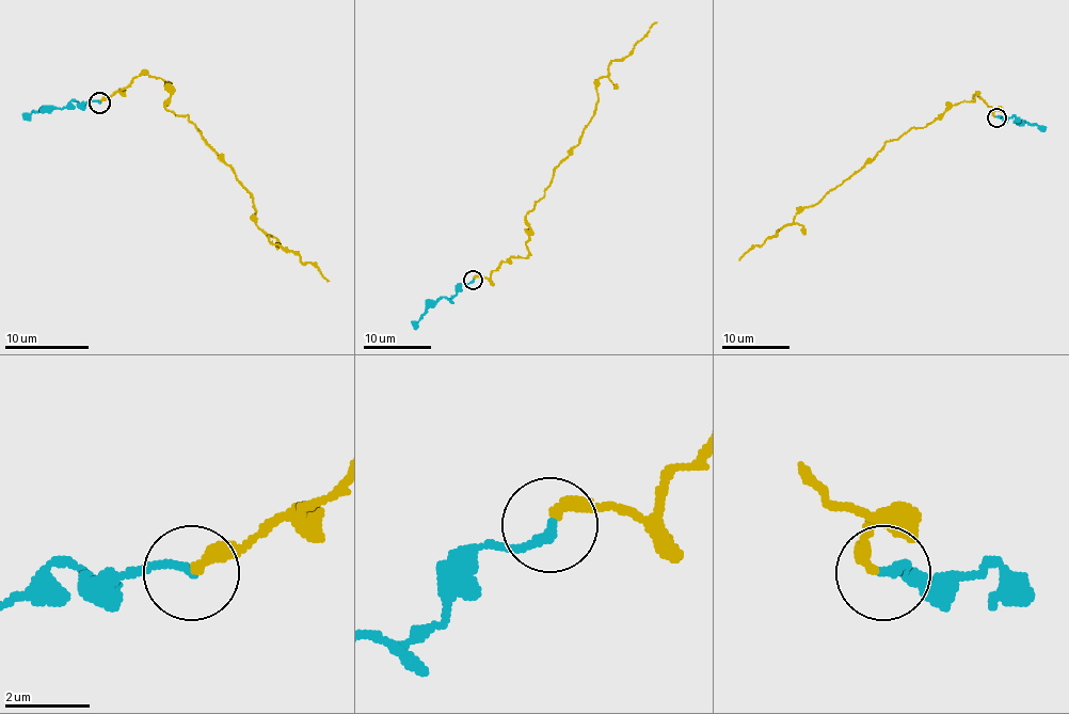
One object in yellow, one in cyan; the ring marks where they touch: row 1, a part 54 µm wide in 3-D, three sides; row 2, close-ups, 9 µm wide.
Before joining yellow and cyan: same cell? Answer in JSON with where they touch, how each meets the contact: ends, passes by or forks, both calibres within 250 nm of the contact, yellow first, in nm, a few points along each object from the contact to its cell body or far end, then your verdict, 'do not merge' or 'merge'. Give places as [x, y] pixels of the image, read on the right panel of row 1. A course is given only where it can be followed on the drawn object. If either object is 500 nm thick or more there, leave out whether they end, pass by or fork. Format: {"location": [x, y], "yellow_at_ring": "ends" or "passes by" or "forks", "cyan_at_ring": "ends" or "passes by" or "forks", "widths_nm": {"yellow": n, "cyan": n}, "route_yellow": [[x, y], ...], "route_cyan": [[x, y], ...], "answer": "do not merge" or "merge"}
{"location": [996, 117], "yellow_at_ring": "ends", "cyan_at_ring": "ends", "widths_nm": {"yellow": 300, "cyan": 240}, "route_yellow": [[995, 117], [995, 109], [976, 94], [950, 106], [924, 127], [887, 141], [872, 159], [738, 260]], "route_cyan": [[996, 117], [1014, 115], [1014, 121], [1025, 121], [1046, 129]], "answer": "merge"}

